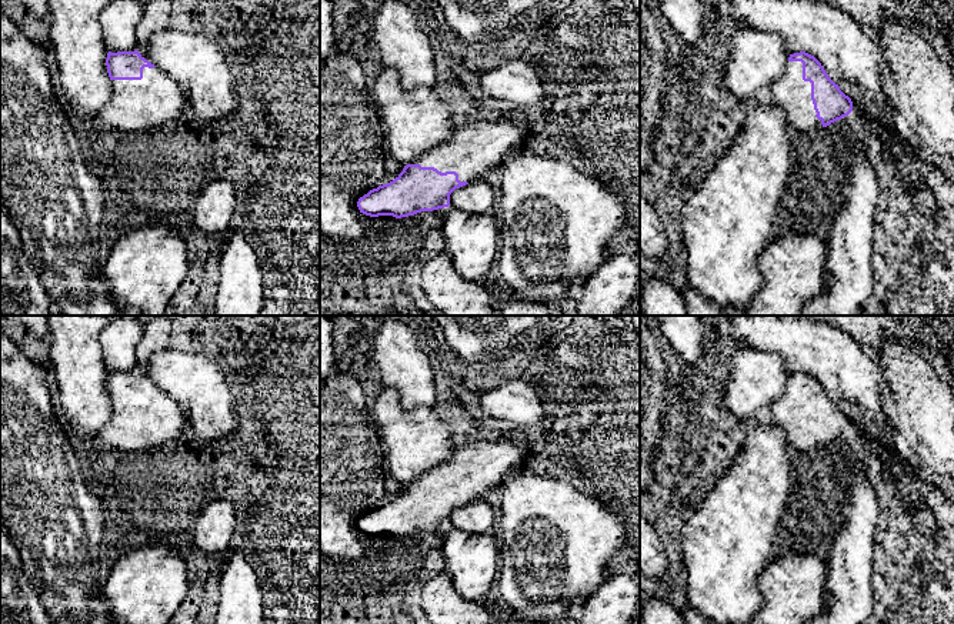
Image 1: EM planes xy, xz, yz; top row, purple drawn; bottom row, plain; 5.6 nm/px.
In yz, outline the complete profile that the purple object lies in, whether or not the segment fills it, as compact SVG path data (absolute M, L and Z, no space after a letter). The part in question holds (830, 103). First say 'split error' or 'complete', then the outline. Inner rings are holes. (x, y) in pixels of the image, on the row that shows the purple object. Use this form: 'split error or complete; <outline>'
split error; M805 51L790 54L787 70L765 90L767 101L781 107L791 131L813 131L853 111L853 101Z

